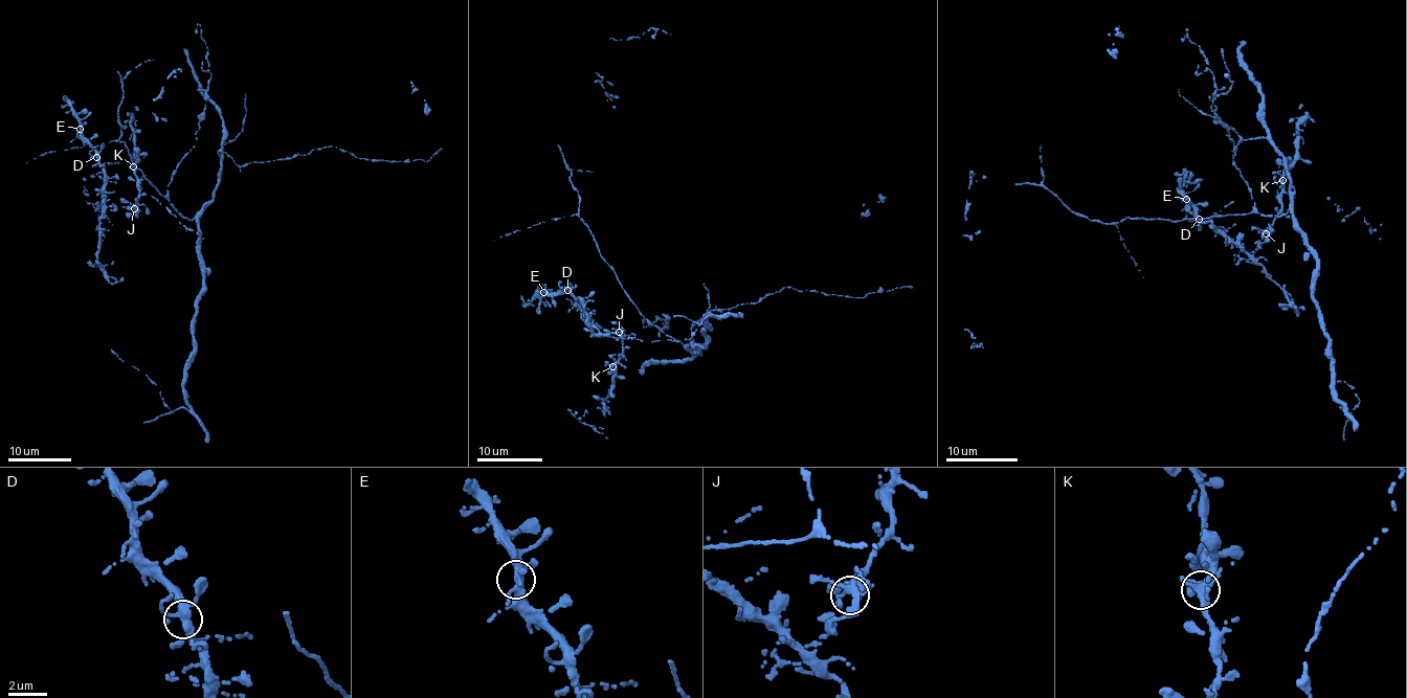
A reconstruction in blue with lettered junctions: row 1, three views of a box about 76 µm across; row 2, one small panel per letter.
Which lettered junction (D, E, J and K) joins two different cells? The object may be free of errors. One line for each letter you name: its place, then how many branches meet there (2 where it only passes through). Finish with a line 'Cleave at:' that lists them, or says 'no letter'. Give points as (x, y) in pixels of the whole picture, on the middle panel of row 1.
Cleave at: no letter

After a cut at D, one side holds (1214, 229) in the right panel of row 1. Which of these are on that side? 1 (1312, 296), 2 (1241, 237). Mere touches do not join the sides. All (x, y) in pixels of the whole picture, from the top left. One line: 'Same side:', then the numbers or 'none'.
Same side: 2

